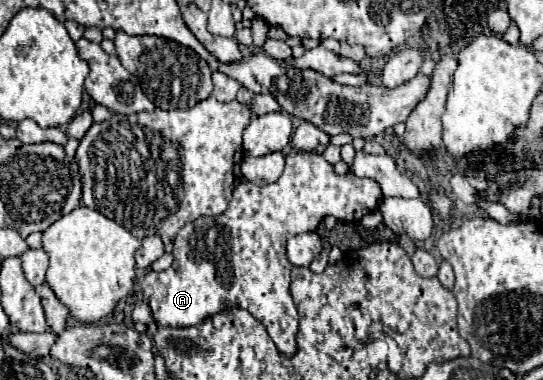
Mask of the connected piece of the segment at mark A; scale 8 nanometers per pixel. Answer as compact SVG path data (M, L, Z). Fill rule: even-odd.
M292 150L286 156L284 174L268 186L256 186L252 182L240 182L234 188L230 206L220 216L198 218L188 222L174 240L174 262L168 270L156 274L148 272L140 284L144 298L152 310L152 318L162 326L196 326L208 316L222 310L244 308L254 314L268 330L270 338L282 352L282 356L292 356L296 352L296 332L298 332L298 312L290 296L290 270L292 264L286 256L286 240L300 234L312 232L326 216L334 216L338 222L358 224L364 216L378 210L382 200L382 188L372 178L358 178L352 172L338 174L334 166L328 164L316 152Z

